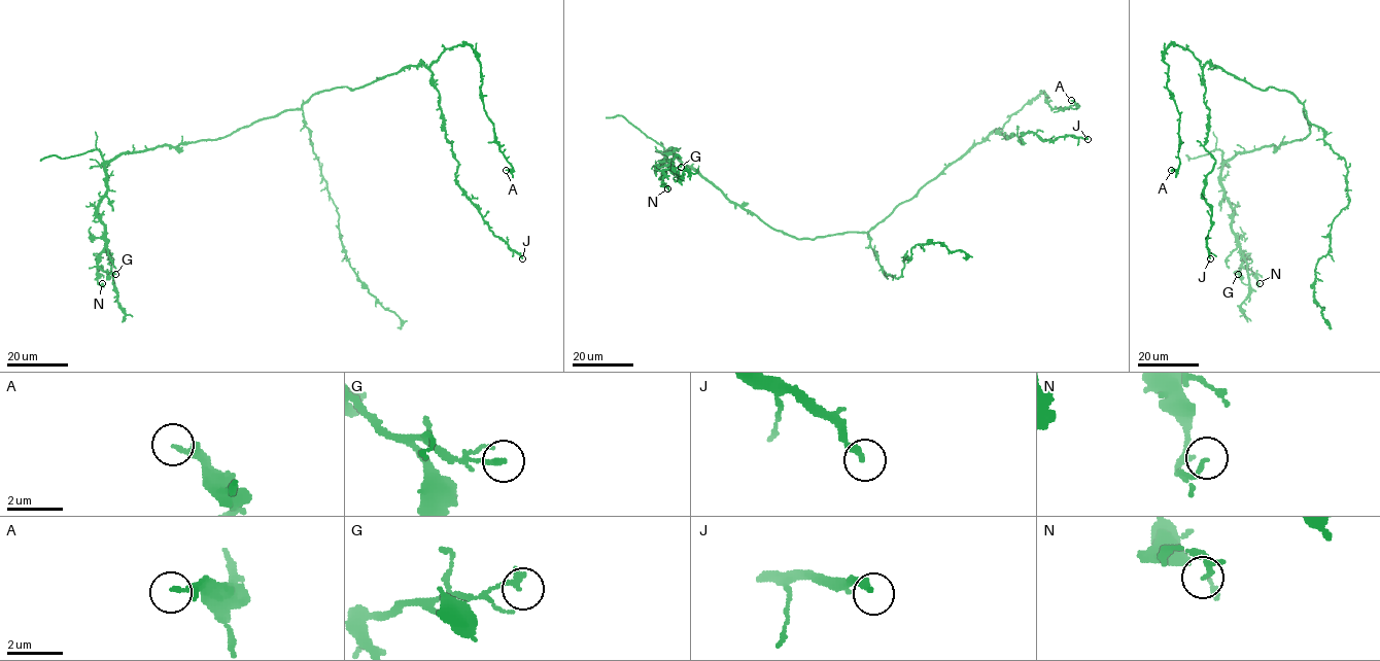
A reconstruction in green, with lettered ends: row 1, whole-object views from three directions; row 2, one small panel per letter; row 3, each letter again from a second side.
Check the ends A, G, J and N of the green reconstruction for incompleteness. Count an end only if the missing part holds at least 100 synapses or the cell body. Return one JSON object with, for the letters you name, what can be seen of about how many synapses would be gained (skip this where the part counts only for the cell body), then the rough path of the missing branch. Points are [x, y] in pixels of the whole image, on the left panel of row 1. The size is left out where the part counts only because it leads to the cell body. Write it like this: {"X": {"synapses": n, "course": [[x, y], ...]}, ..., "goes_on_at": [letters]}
{"goes_on_at": []}

